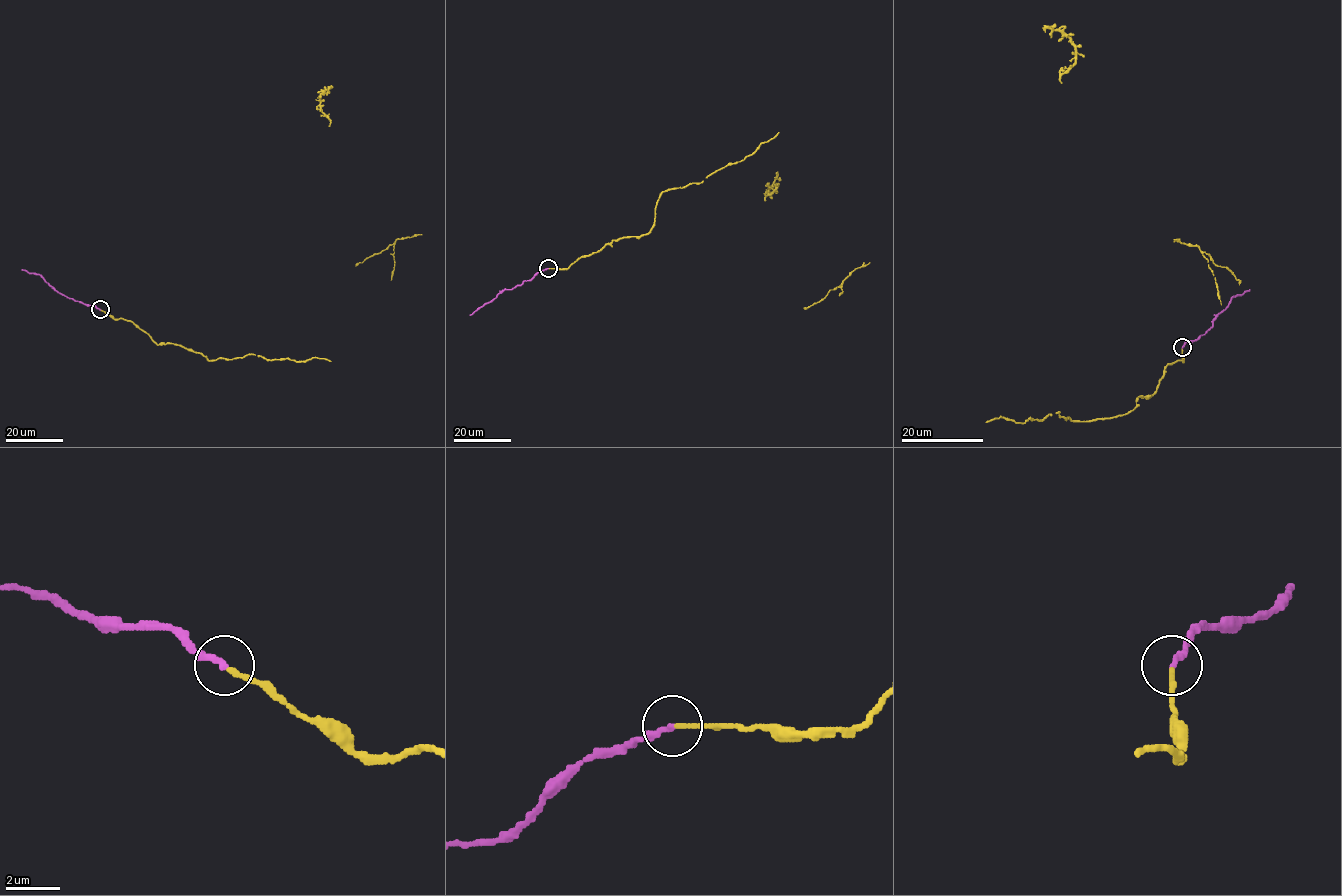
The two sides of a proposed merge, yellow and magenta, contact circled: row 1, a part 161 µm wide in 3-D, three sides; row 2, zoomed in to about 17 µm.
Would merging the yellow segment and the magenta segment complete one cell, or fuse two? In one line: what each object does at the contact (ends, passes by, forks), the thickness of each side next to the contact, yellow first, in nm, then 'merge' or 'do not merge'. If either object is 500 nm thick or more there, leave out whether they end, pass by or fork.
yellow ends there; magenta ends there; 180 nm thick on the yellow side, 260 nm on the other; merge

